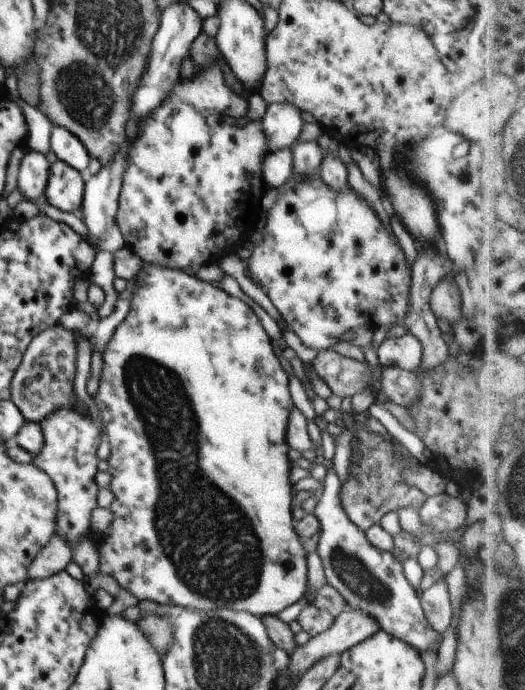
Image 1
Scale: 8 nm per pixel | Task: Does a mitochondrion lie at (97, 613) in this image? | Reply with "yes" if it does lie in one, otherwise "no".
no

